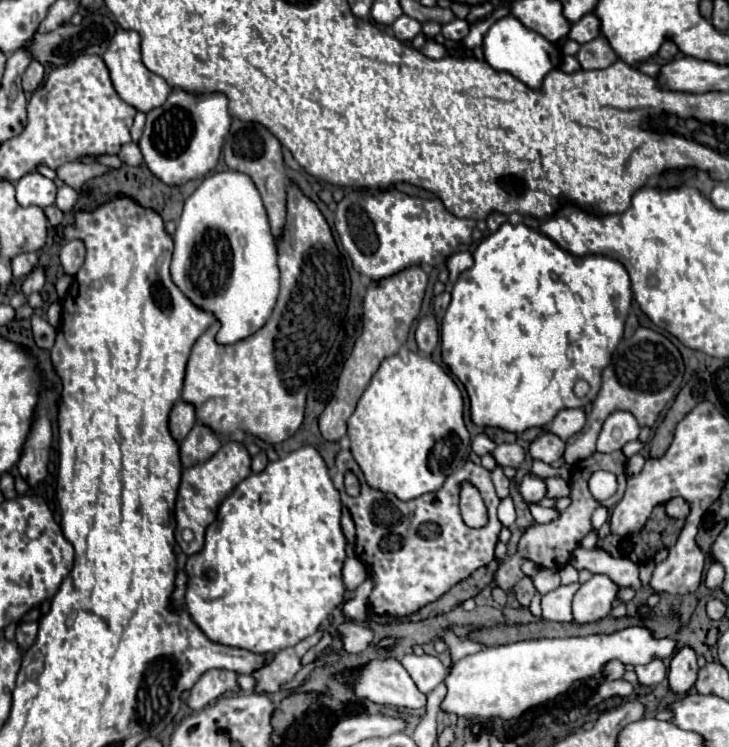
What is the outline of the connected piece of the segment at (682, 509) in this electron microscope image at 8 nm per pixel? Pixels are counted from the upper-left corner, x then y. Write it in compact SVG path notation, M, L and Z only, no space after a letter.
M675 497L675 499L667 501L665 509L667 509L667 515L675 517L675 519L685 519L689 515L689 511L691 511L689 503L685 499L681 499L681 497Z

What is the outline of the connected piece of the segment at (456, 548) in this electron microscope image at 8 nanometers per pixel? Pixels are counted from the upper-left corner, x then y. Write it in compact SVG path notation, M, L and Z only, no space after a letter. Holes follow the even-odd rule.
M339 451L337 473L333 477L337 491L341 493L341 503L351 511L357 527L355 551L361 563L373 571L375 587L369 597L369 607L377 615L405 617L431 601L437 601L453 585L467 579L473 571L487 565L493 559L493 549L497 545L497 535L501 523L497 519L499 497L491 483L491 473L467 461L459 471L451 473L439 491L421 495L419 499L401 501L391 493L375 491L367 485L357 461L351 451ZM353 471L361 481L359 497L349 497L343 487L343 475ZM461 481L471 481L487 505L487 525L481 529L471 529L463 523L459 513L459 487Z

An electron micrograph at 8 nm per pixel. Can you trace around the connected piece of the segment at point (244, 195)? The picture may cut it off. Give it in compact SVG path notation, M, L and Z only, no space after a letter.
M223 171L205 177L183 205L173 243L175 249L171 261L171 279L183 291L183 295L191 299L191 303L217 317L221 323L221 329L215 335L217 343L233 345L237 341L243 341L259 331L263 323L267 323L279 295L277 249L259 191L245 173Z

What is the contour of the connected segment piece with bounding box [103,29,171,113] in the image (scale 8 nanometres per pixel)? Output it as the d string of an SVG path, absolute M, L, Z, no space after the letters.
M119 29L115 33L115 37L111 39L111 45L105 51L103 61L109 67L109 73L111 73L111 81L113 81L115 91L119 93L119 97L127 105L135 107L137 111L147 113L147 111L151 111L155 107L161 107L167 101L167 95L171 93L171 87L167 85L167 81L163 77L151 73L143 65L143 61L141 61L141 37L135 31L123 31L123 29Z

